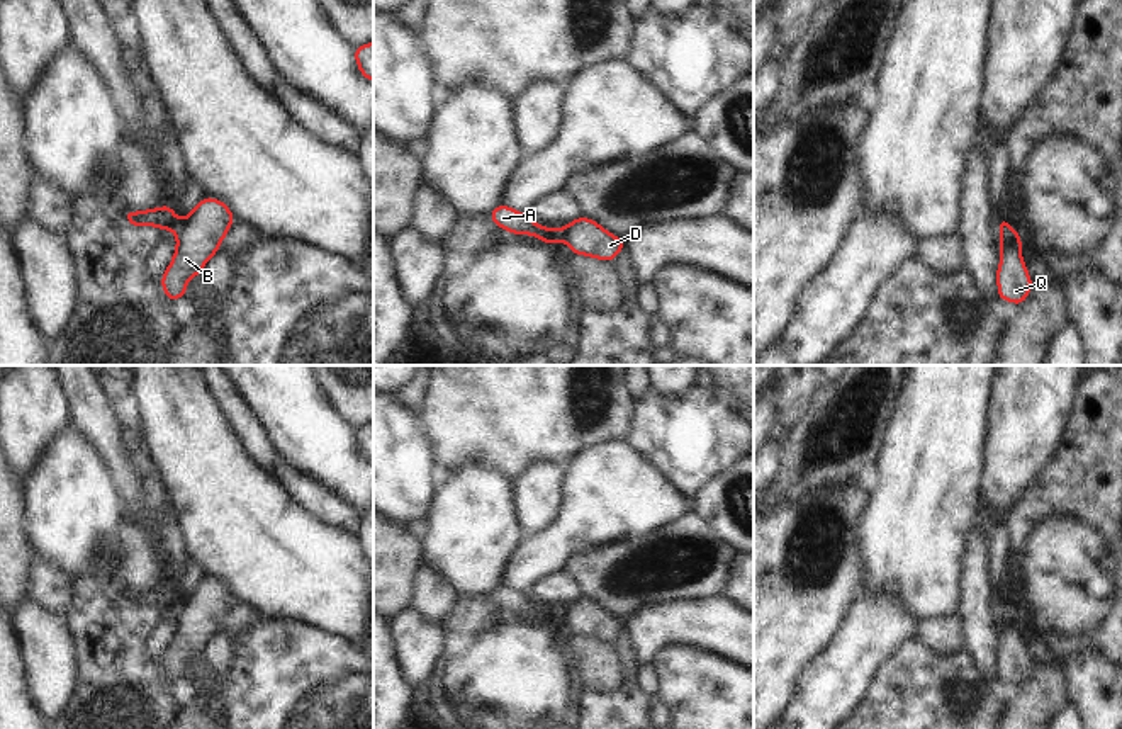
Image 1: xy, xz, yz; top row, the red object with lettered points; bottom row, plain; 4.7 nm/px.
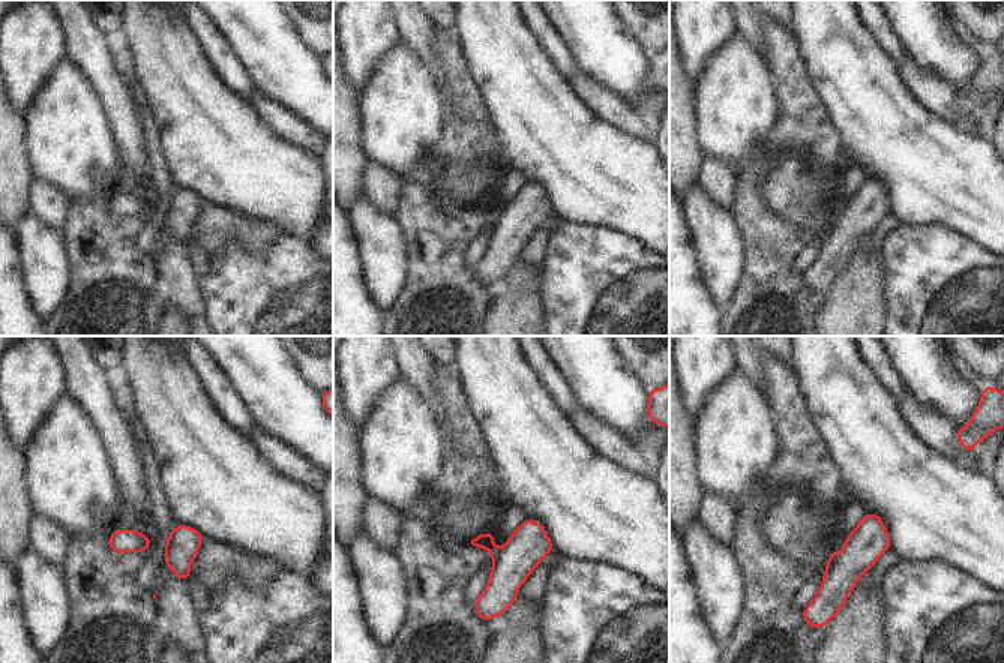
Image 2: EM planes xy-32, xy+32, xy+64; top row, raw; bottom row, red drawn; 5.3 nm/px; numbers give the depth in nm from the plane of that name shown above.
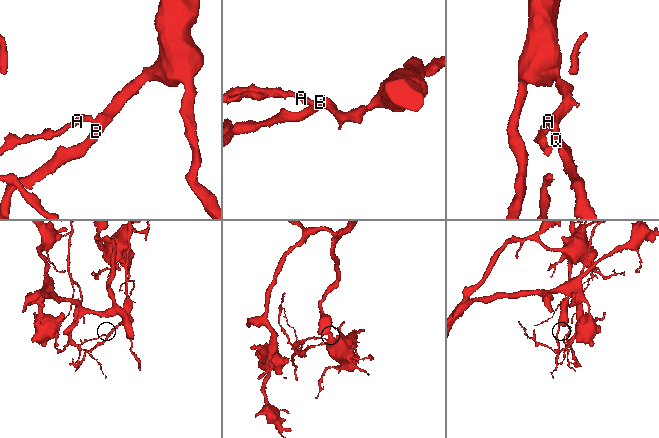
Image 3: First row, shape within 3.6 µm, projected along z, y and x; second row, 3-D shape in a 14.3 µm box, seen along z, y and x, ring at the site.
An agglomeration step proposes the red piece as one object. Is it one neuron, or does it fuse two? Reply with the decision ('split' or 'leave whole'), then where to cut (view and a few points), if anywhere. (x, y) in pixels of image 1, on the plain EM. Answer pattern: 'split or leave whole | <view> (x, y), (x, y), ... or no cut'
split | xy (180, 600), (173, 610)

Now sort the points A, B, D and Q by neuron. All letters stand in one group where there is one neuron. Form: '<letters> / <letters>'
A / B D Q

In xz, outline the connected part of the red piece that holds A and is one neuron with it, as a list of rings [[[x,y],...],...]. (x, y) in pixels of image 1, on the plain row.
[[[504,585],[494,588],[489,598],[508,613],[531,615],[543,620],[547,625],[553,625],[557,622],[557,610],[540,607],[530,596],[525,596],[523,593]]]

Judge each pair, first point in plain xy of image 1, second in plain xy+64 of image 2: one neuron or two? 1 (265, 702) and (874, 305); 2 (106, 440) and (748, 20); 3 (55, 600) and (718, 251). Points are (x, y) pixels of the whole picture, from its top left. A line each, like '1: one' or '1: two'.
1: two
2: one
3: two

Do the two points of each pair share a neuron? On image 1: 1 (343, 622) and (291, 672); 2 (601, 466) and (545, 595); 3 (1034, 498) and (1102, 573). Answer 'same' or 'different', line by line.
1: different
2: different
3: same

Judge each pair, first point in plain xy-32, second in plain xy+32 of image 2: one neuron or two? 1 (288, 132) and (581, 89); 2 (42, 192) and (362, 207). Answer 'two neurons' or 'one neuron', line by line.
1: one neuron
2: two neurons

